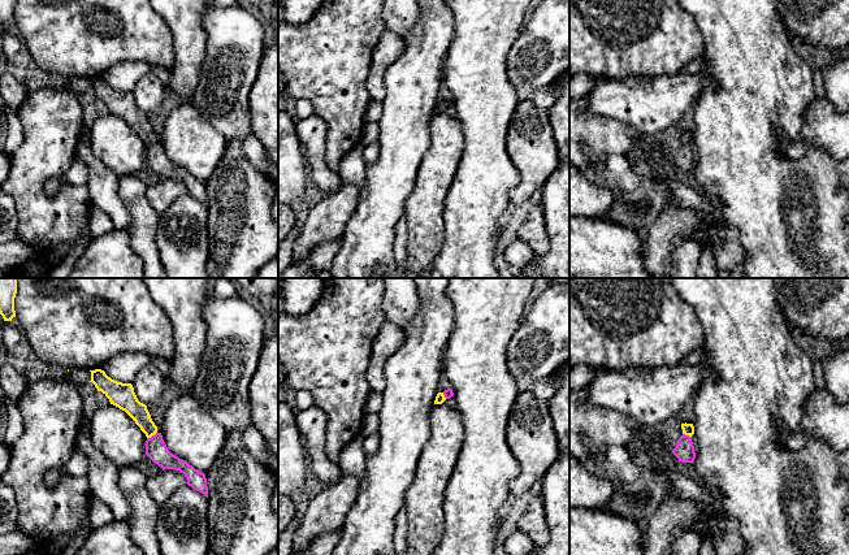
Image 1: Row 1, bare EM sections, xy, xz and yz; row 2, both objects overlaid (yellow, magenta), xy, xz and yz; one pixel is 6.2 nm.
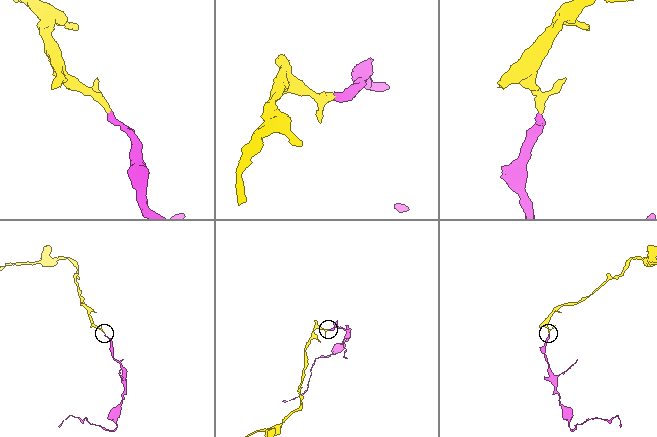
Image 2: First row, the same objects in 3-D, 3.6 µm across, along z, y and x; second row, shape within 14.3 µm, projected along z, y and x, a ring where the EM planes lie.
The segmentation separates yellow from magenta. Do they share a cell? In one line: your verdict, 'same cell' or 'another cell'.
same cell

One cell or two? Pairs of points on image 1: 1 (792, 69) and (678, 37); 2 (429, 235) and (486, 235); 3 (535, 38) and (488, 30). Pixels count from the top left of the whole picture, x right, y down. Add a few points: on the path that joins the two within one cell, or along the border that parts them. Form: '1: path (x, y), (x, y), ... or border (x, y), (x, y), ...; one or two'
1: border (692, 16), (701, 34), (702, 55); two
2: border (444, 204), (444, 243), (432, 264); two
3: border (525, 24), (510, 50), (506, 64); two

